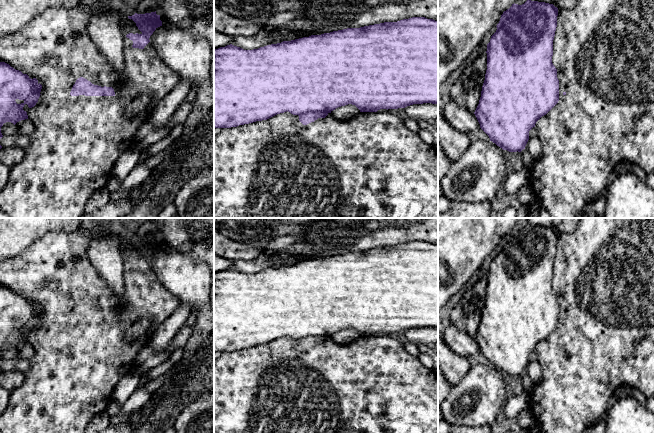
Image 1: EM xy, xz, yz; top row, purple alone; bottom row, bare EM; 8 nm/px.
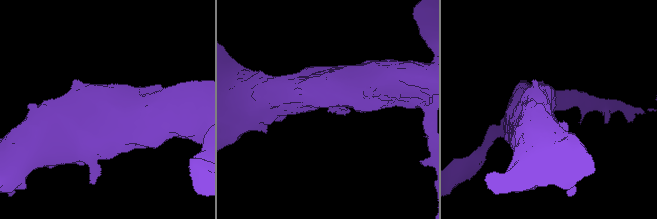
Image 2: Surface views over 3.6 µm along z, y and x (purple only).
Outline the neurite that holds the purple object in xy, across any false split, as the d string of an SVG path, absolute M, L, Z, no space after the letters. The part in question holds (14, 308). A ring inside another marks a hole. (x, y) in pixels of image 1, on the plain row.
M0 286L0 363L3 361L1 351L6 346L11 346L14 349L28 343L27 336L23 334L25 328L32 332L38 326L42 309L36 302L31 303L27 298L14 293L5 286Z

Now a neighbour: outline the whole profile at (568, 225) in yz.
M562 218L561 224L557 227L558 234L573 232L579 223L580 218Z

